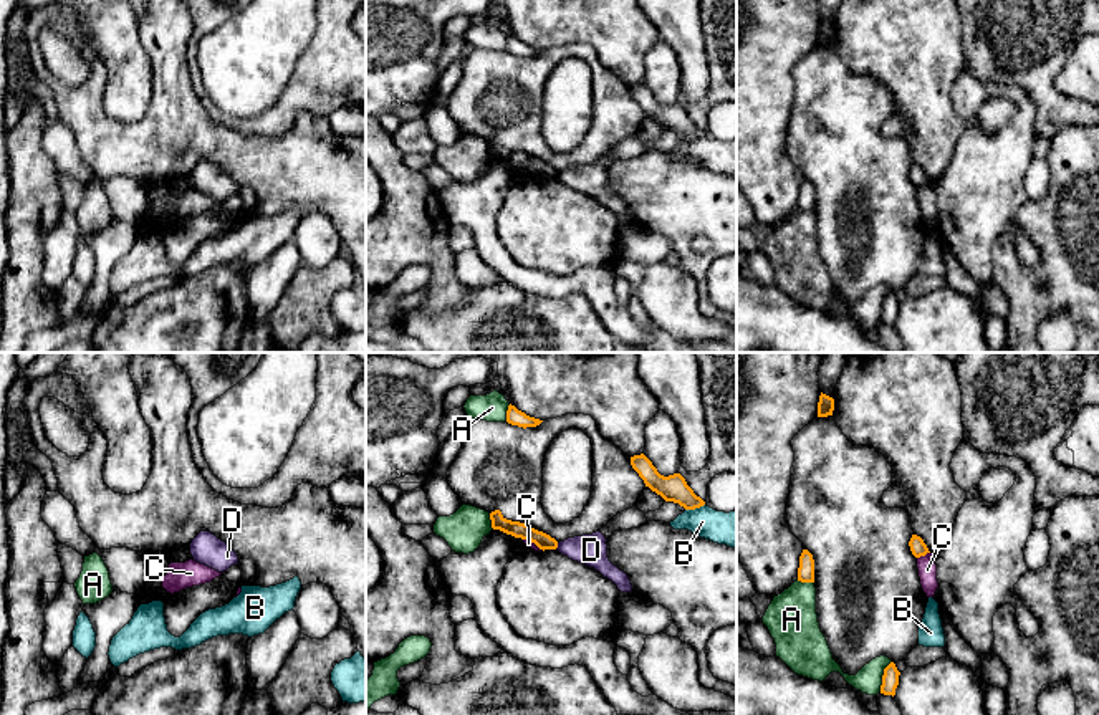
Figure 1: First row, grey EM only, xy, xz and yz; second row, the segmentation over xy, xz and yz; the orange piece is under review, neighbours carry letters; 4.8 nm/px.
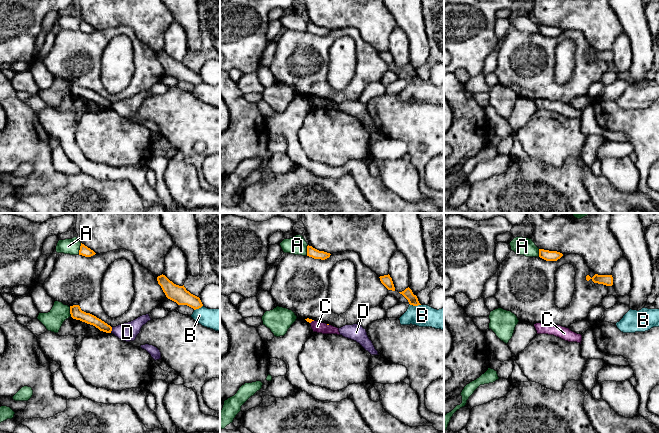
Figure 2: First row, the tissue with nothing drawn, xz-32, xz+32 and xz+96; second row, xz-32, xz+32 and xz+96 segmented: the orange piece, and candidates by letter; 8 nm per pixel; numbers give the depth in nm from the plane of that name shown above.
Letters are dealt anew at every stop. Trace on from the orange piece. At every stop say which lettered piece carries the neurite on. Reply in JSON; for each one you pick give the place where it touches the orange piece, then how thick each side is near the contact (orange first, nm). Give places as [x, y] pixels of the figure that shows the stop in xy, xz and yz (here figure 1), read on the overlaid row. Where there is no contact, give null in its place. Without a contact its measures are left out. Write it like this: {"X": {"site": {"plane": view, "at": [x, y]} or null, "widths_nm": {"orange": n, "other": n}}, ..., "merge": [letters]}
{"merge": []}

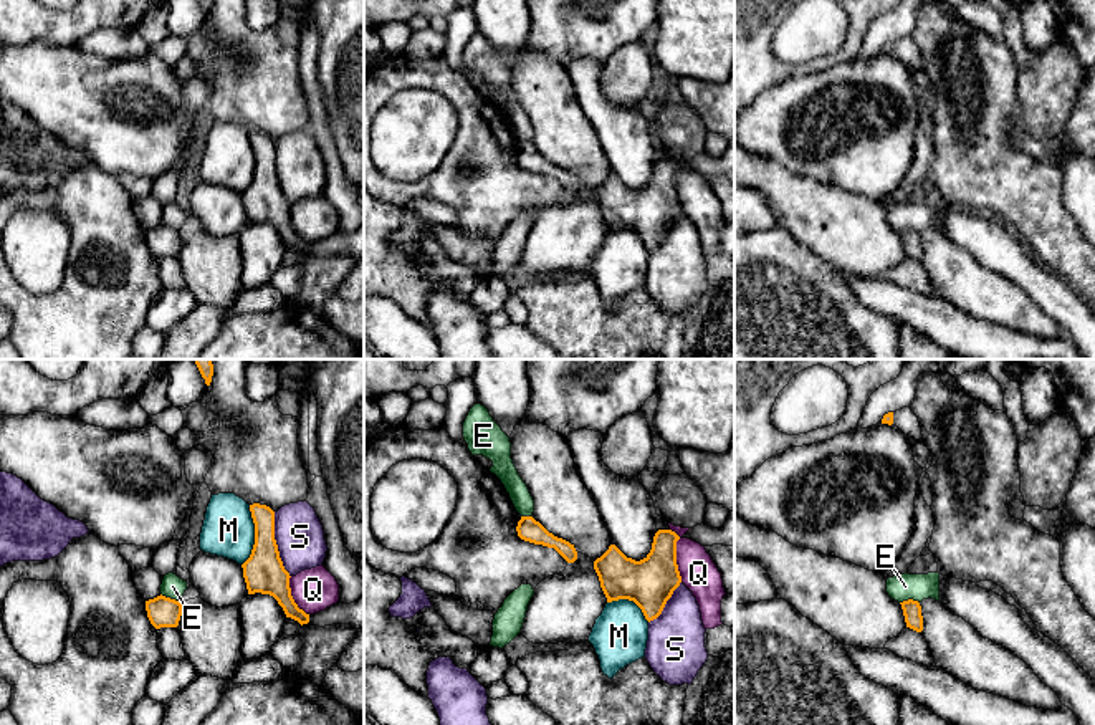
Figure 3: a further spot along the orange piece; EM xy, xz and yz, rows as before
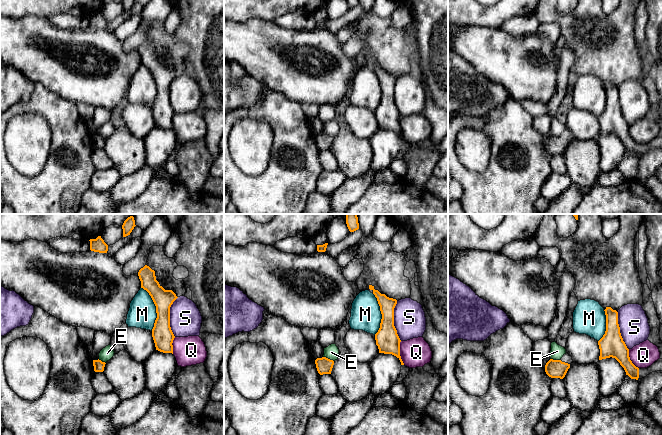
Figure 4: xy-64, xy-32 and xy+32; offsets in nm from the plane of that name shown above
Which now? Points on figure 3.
{"merge": []}

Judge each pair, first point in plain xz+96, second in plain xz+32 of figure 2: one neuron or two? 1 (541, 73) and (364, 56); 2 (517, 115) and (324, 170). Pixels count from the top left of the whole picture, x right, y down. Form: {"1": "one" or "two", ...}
{"1": "one", "2": "one"}

